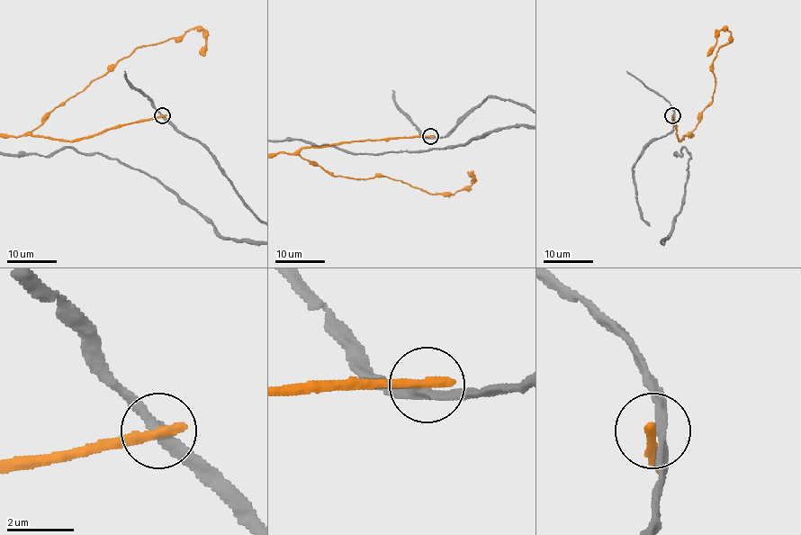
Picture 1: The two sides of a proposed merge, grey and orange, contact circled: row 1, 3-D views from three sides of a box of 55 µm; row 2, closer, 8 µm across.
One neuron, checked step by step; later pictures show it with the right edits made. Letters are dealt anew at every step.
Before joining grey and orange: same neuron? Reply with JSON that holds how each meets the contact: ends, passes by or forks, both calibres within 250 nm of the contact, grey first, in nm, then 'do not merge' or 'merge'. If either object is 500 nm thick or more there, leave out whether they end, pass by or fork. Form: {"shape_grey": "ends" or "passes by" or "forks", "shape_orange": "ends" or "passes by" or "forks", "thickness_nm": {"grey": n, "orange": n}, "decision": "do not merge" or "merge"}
{"shape_grey": "passes by", "shape_orange": "ends", "thickness_nm": {"grey": 280, "orange": 360}, "decision": "do not merge"}

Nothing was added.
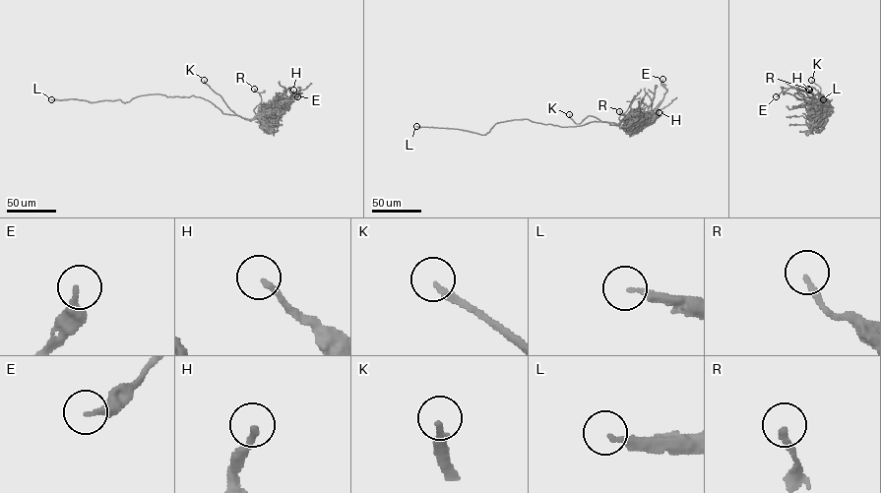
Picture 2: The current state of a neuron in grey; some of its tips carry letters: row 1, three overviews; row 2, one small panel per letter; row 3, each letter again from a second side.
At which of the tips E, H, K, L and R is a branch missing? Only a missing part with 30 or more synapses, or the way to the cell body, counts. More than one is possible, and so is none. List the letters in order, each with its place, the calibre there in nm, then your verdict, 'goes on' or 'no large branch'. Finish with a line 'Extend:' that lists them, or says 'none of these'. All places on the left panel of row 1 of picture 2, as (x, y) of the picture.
E: (297, 96) | 240 nm | no large branch
H: (293, 90) | 180 nm | no large branch
K: (204, 80) | 200 nm | goes on
L: (51, 99) | 200 nm | goes on
R: (254, 89) | 180 nm | no large branch
Extend: K, L

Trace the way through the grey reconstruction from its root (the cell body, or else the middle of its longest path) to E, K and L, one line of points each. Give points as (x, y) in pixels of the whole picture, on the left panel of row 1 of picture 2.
E: (195, 96), (211, 101), (223, 113), (250, 119), (271, 112), (279, 103), (301, 92), (296, 92), (297, 96)
K: (195, 96), (211, 101), (223, 113), (236, 114), (204, 80)
L: (195, 96), (149, 94), (125, 103), (119, 99), (89, 102), (51, 99)

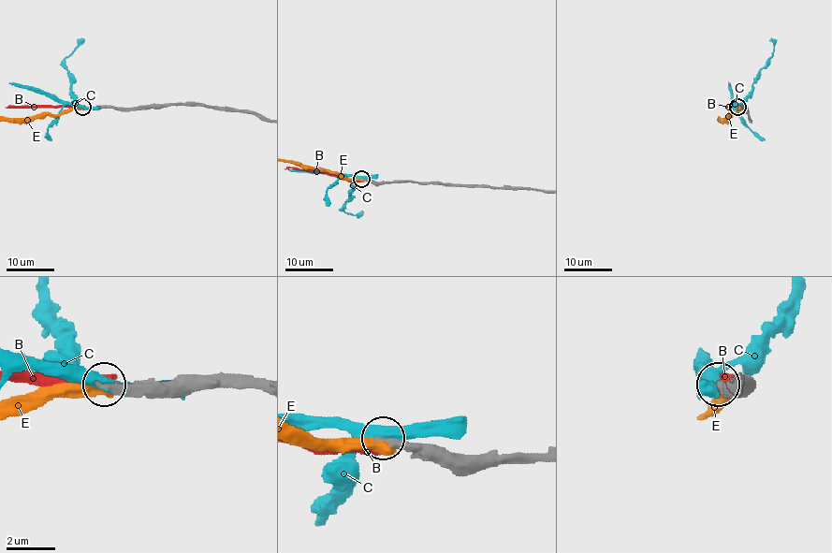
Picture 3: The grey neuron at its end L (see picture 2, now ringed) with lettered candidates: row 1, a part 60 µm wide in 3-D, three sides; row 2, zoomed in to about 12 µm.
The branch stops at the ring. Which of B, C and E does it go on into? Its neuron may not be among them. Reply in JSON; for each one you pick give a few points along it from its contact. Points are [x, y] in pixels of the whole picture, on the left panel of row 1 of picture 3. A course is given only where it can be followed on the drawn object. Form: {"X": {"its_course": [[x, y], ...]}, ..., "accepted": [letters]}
{"accepted": ["E"]}

